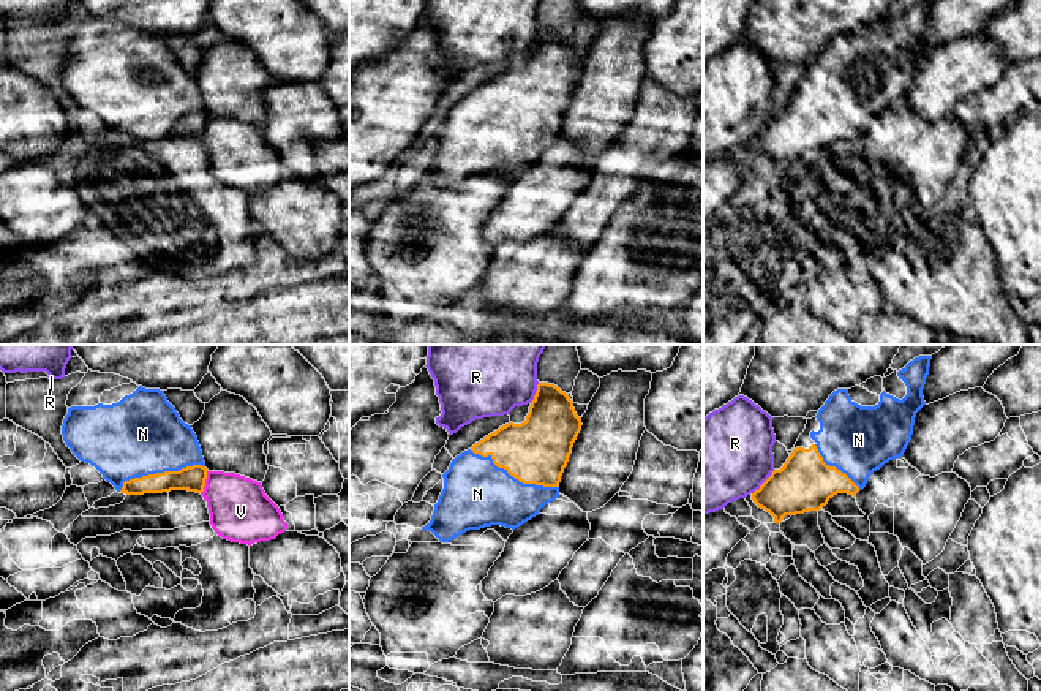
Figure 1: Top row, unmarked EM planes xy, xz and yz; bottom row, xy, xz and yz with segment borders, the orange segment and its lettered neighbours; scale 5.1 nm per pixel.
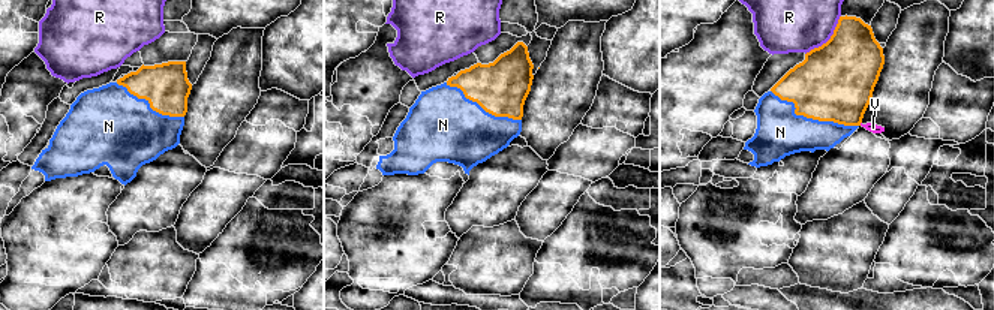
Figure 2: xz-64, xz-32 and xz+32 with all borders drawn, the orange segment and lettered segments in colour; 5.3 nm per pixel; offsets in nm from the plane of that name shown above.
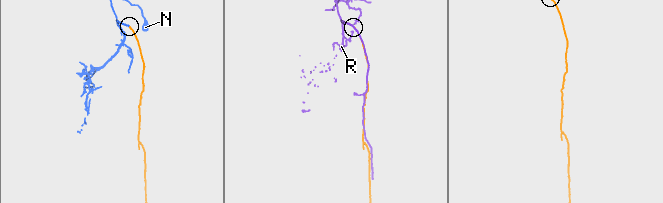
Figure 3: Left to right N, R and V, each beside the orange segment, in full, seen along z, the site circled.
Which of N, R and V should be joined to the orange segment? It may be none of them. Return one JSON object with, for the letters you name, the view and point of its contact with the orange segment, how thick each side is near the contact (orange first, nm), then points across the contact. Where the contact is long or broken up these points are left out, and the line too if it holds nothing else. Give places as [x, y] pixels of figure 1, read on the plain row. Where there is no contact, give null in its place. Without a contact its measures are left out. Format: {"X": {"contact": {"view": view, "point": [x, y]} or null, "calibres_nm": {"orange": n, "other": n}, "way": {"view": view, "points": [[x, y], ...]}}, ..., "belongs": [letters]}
{"N": {"contact": {"view": "xz", "point": [512, 120]}, "calibres_nm": {"orange": 320, "other": 340}}, "belongs": ["N"]}

